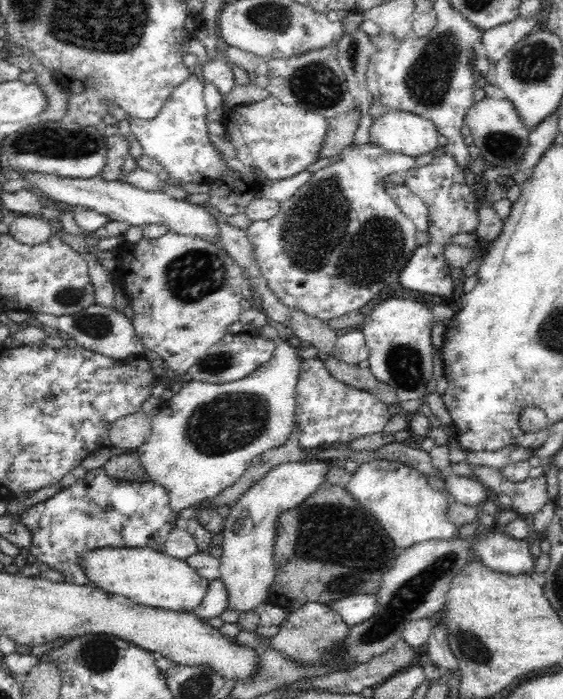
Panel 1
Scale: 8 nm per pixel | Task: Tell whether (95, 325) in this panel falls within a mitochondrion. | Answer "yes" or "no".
yes

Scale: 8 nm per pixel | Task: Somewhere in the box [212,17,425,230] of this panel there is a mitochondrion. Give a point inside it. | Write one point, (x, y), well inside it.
(316, 84)

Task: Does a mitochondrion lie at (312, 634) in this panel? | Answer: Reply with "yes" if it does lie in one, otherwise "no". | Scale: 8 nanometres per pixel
yes

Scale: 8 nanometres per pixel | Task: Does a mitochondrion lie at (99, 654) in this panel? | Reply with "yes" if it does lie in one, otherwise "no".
yes

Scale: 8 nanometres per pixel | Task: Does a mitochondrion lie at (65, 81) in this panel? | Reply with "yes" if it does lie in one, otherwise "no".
no

